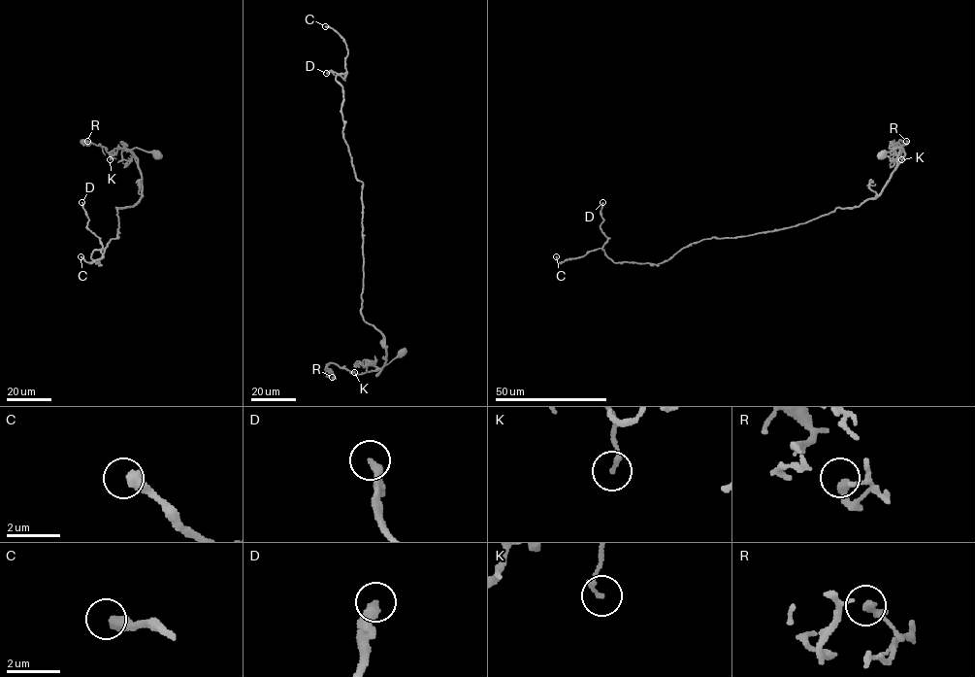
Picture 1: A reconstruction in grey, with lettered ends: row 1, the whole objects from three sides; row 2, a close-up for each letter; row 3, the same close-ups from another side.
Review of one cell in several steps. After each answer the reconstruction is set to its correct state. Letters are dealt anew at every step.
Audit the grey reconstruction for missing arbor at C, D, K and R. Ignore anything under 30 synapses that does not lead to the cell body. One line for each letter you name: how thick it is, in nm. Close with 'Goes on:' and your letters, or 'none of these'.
C: Thickness 440 nm
D: Thickness 340 nm
Goes on: C, D

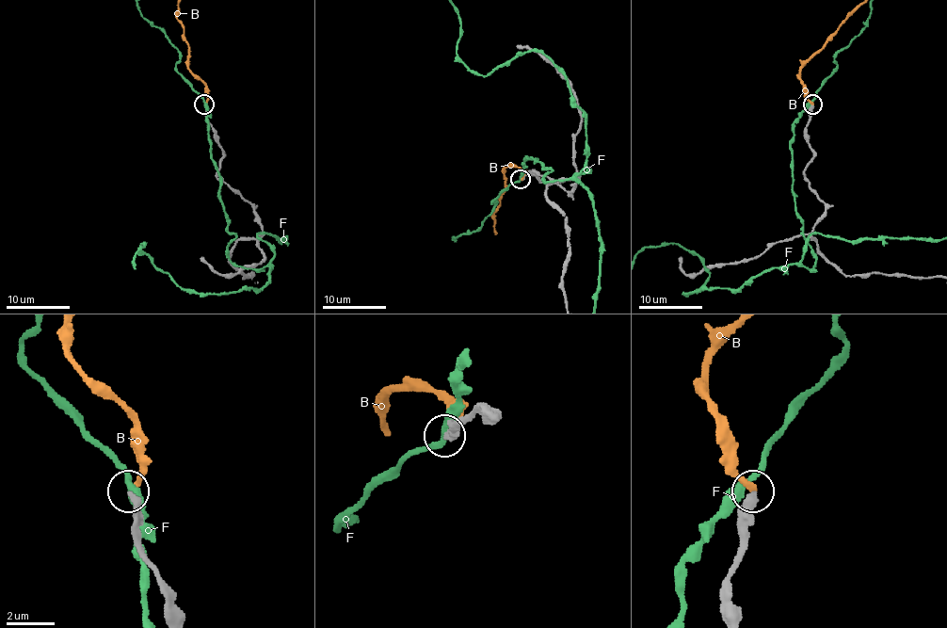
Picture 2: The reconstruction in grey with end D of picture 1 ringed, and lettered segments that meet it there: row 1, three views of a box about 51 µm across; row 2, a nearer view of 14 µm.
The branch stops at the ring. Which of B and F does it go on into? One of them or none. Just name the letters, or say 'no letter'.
no letter

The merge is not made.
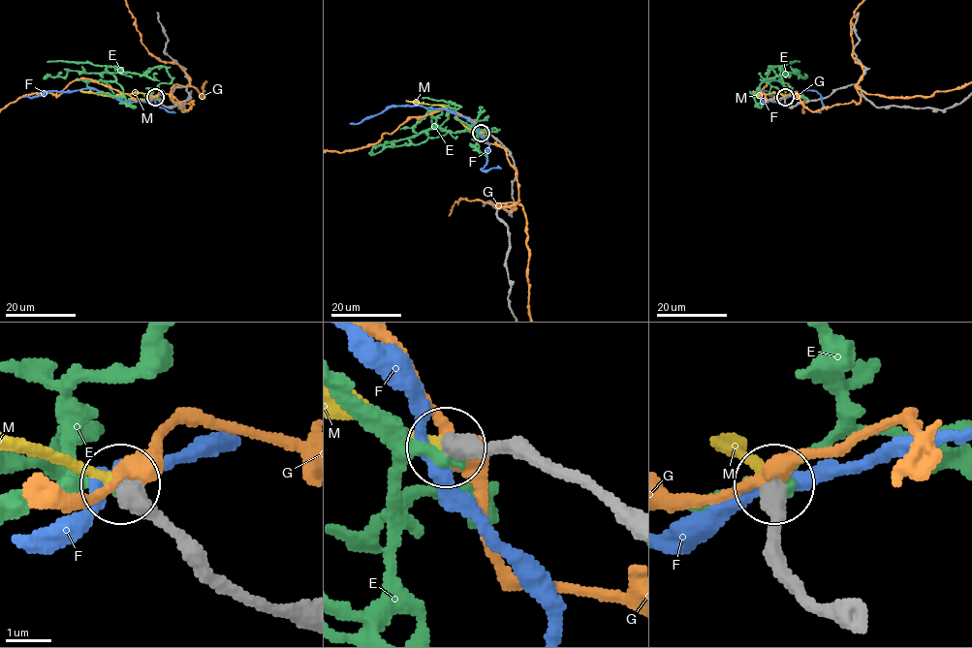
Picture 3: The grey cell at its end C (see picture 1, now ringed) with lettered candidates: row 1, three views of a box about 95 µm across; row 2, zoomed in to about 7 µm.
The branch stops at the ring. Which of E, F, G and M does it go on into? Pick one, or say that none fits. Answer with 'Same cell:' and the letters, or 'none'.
Same cell: M

